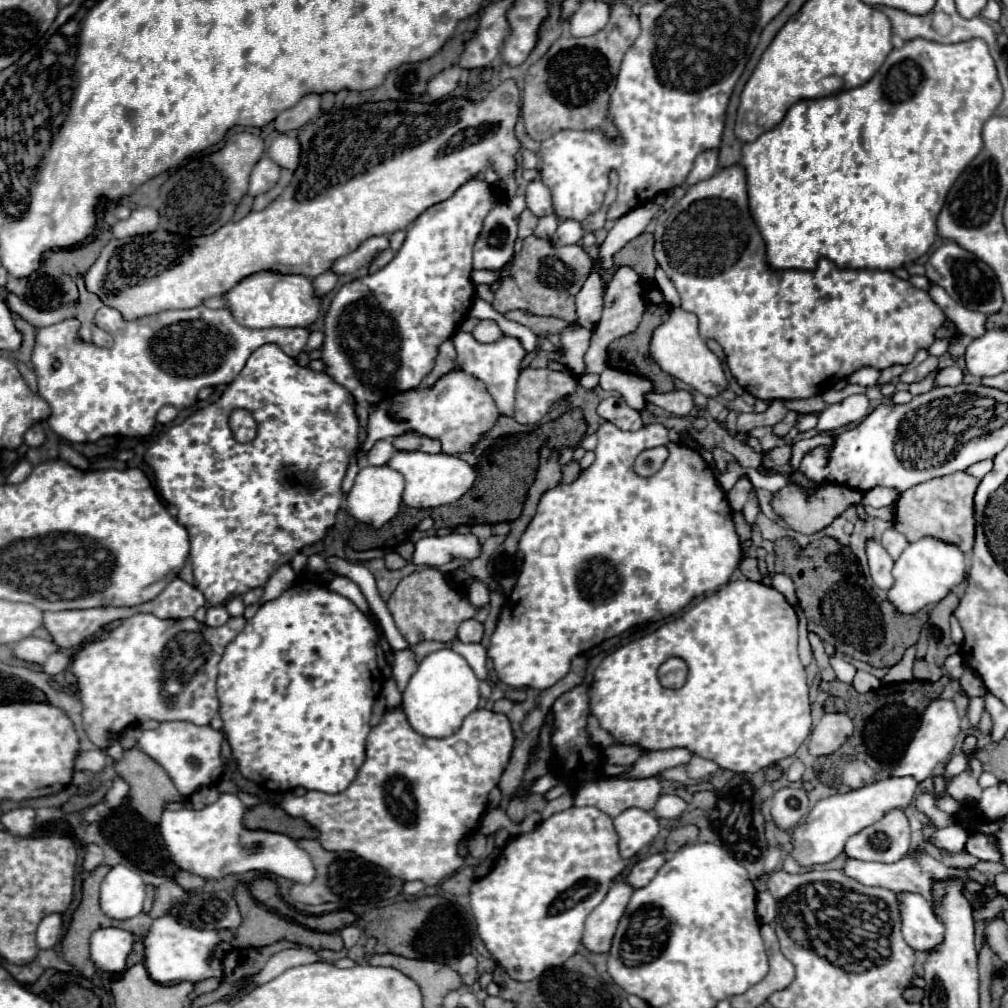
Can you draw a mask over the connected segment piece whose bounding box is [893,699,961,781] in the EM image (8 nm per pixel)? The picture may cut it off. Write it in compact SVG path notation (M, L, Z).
M951 699L931 701L927 711L923 713L921 727L915 733L911 747L907 747L907 755L903 755L903 759L895 765L893 775L913 775L917 781L925 781L933 773L933 769L951 755L959 733L961 733L961 719L959 719L955 703Z

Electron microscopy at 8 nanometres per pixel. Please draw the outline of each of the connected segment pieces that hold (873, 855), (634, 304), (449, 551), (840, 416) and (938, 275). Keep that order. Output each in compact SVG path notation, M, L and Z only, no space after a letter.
M899 809L887 813L879 823L873 823L859 835L853 835L845 845L845 853L847 857L859 861L895 863L907 855L909 843L909 821L907 815Z
M621 265L617 267L617 271L613 273L613 279L607 287L607 297L605 297L605 307L603 307L603 315L601 321L597 323L597 327L593 329L593 337L591 337L591 349L585 353L585 363L587 363L587 373L601 373L607 367L607 347L611 341L633 333L645 313L645 301L643 301L643 287L641 287L641 279L635 273L633 267L629 265Z
M451 533L445 537L423 537L415 543L411 557L413 565L441 567L451 559L475 559L479 555L479 541L475 535Z
M851 395L843 399L841 403L829 405L821 415L819 415L817 427L806 433L800 433L793 439L796 443L801 437L813 437L822 431L837 431L849 423L859 423L865 419L869 407L869 399L865 395Z
M953 241L941 245L937 251L931 253L931 257L925 263L925 277L931 283L941 285L959 305L963 305L971 311L991 315L991 313L1003 309L1001 287L999 287L999 281L997 281L995 273L991 271L991 267Z

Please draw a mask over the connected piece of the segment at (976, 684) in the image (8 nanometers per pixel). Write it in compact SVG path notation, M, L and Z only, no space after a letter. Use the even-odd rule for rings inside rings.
M971 667L965 669L965 673L963 673L961 679L959 679L959 685L961 685L961 689L965 691L965 695L967 695L969 699L987 693L987 689L983 687L983 681L979 679L979 675L975 675L975 671L971 671Z

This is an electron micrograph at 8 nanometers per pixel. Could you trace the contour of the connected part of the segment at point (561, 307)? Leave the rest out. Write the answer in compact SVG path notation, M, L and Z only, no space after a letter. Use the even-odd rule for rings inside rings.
M535 235L523 239L523 251L515 261L509 285L501 285L495 293L493 309L505 315L511 309L525 309L535 315L553 315L565 321L575 321L575 295L583 287L593 261L579 245L557 247L547 239Z

